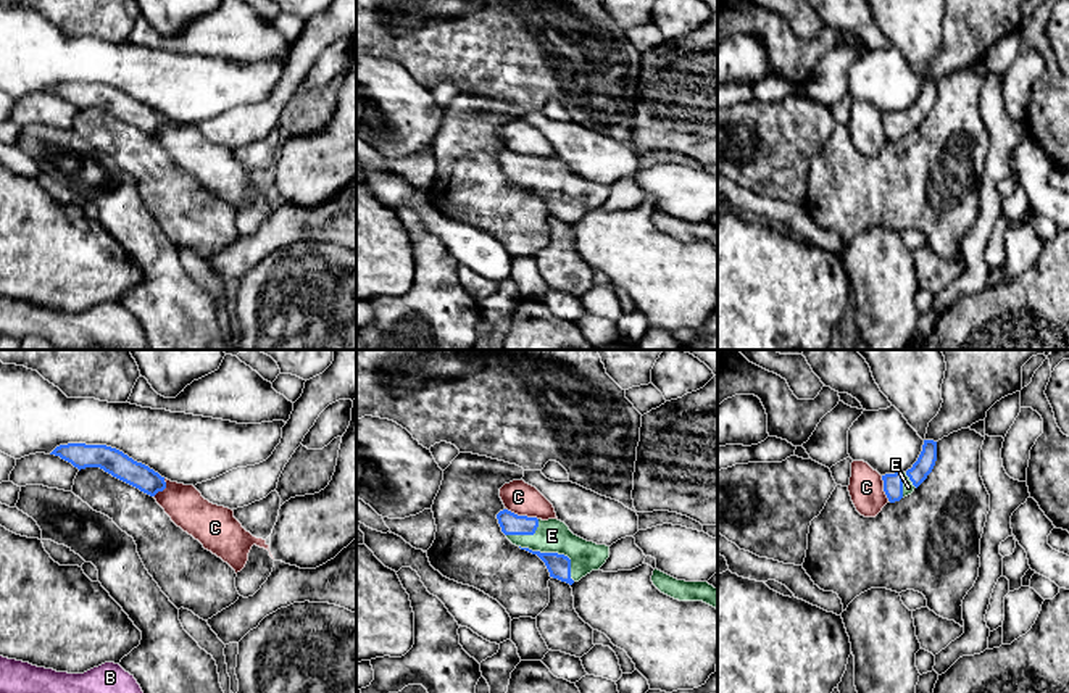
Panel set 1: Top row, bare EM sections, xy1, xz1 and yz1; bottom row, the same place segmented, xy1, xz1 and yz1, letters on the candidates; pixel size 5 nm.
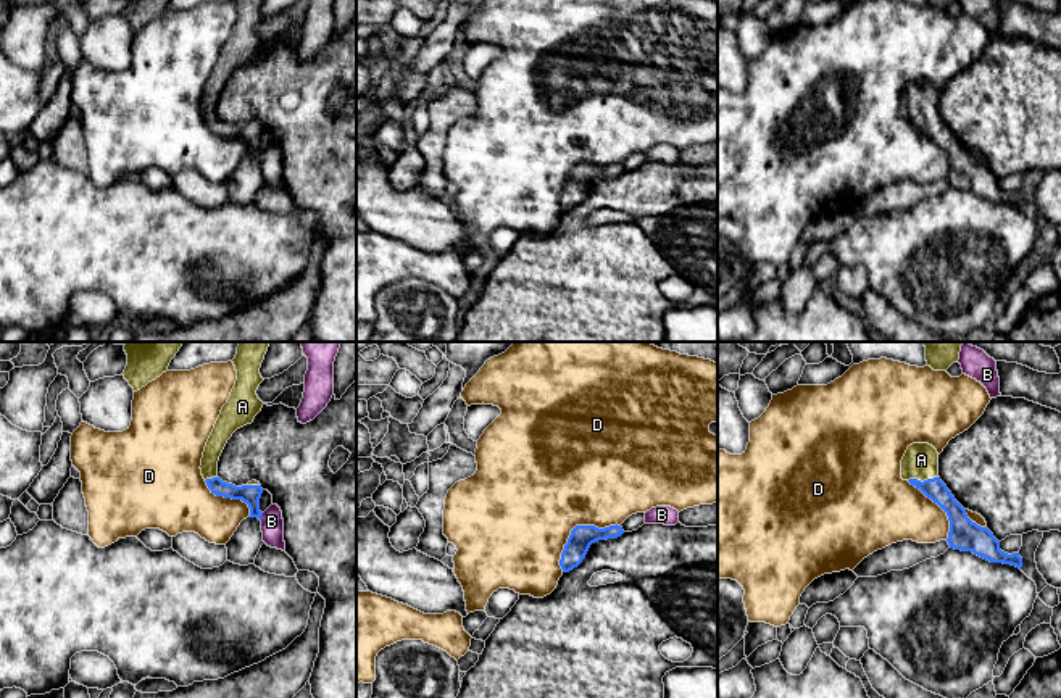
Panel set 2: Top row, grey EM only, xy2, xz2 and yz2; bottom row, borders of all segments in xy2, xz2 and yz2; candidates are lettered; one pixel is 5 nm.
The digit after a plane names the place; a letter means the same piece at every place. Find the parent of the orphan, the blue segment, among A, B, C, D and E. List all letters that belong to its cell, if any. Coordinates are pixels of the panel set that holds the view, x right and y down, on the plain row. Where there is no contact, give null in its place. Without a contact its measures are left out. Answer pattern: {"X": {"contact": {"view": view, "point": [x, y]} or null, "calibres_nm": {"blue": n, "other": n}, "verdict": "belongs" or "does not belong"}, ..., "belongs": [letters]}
{"A": {"contact": {"view": "yz2", "point": [924, 120]}, "calibres_nm": {"blue": 110, "other": 180}, "verdict": "belongs"}, "B": {"contact": {"view": "xy2", "point": [262, 153]}, "calibres_nm": {"blue": 100, "other": 110}, "verdict": "does not belong"}, "C": {"contact": {"view": "xz1", "point": [523, 155]}, "calibres_nm": {"blue": 110, "other": 160}, "verdict": "does not belong"}, "D": {"contact": {"view": "xz2", "point": [574, 166]}, "calibres_nm": {"blue": 120, "other": 500}, "verdict": "does not belong"}, "E": {"contact": {"view": "xz1", "point": [555, 192]}, "calibres_nm": {"blue": 120, "other": 170}, "verdict": "belongs"}, "belongs": ["A", "E"]}

